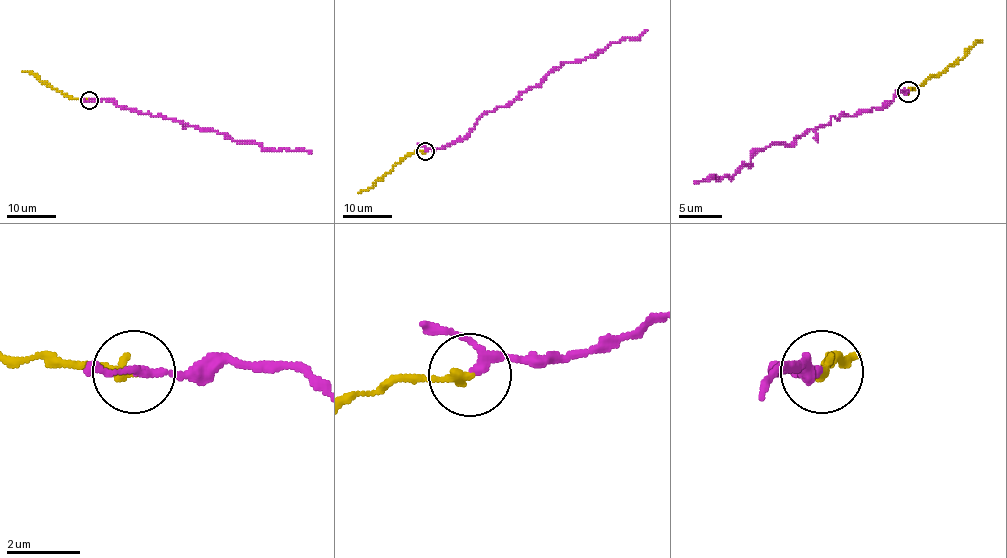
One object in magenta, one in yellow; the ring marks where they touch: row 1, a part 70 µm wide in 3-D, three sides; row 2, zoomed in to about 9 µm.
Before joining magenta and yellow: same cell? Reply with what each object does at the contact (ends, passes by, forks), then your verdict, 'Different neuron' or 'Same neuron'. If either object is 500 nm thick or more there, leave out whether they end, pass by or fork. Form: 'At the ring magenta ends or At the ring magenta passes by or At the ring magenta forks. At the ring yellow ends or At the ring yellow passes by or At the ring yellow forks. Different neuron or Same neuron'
At the ring magenta passes by. At the ring yellow ends. Same neuron

